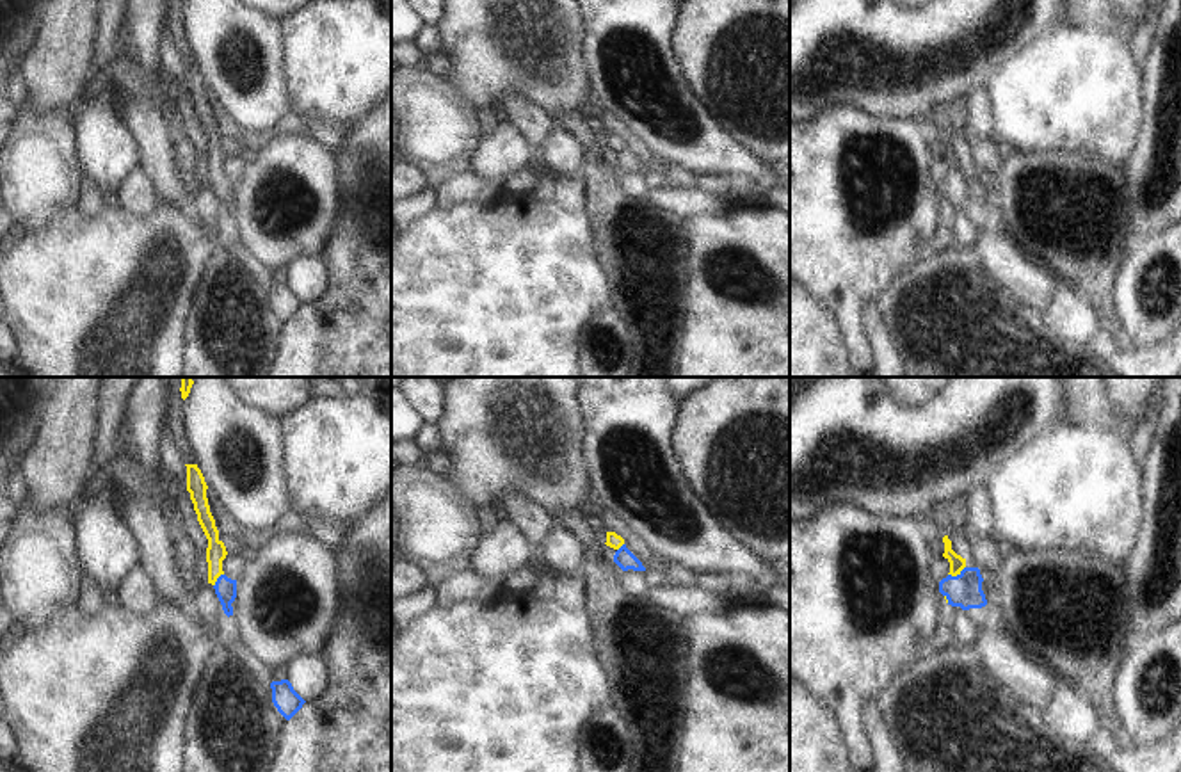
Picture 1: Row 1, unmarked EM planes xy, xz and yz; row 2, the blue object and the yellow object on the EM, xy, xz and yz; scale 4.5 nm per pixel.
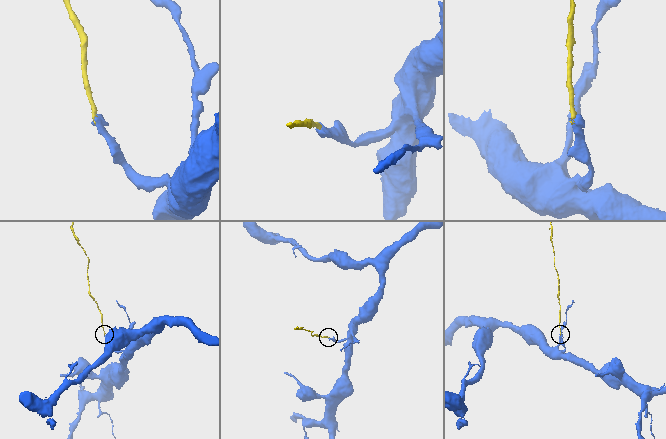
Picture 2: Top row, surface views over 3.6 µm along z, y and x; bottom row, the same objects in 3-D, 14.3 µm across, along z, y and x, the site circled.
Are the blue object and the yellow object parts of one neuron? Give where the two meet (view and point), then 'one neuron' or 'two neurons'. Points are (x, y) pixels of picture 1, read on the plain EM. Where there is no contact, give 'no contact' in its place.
contact yz (957, 176); one neuron

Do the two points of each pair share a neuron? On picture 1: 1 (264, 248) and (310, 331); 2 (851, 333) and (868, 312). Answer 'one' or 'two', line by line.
1: two
2: two

